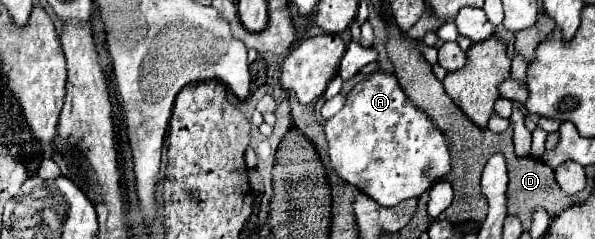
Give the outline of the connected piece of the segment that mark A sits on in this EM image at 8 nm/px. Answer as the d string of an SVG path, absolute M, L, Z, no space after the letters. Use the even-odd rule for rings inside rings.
M376 71L354 85L344 109L330 117L324 129L336 175L386 207L420 197L452 169L444 133L432 125L432 119L420 107L408 101L398 79L384 71Z

